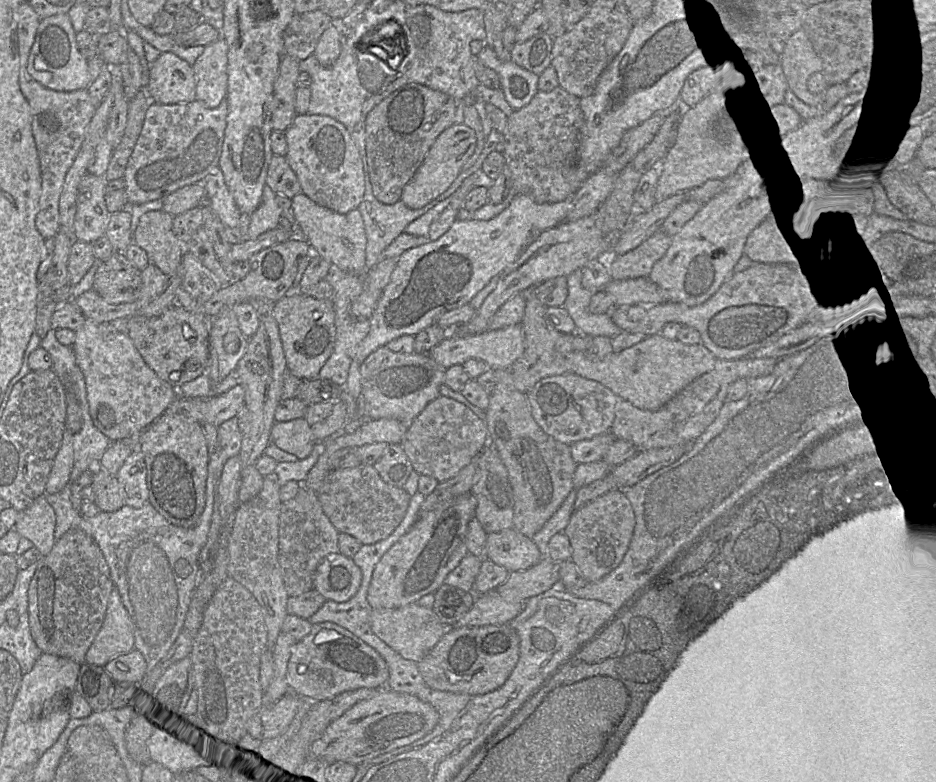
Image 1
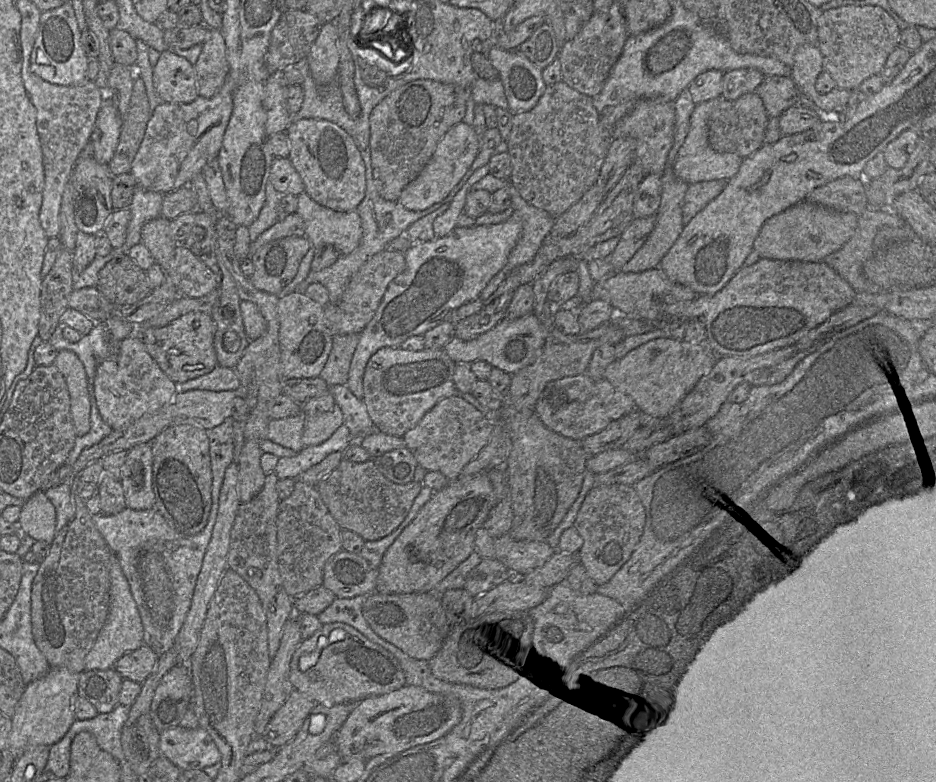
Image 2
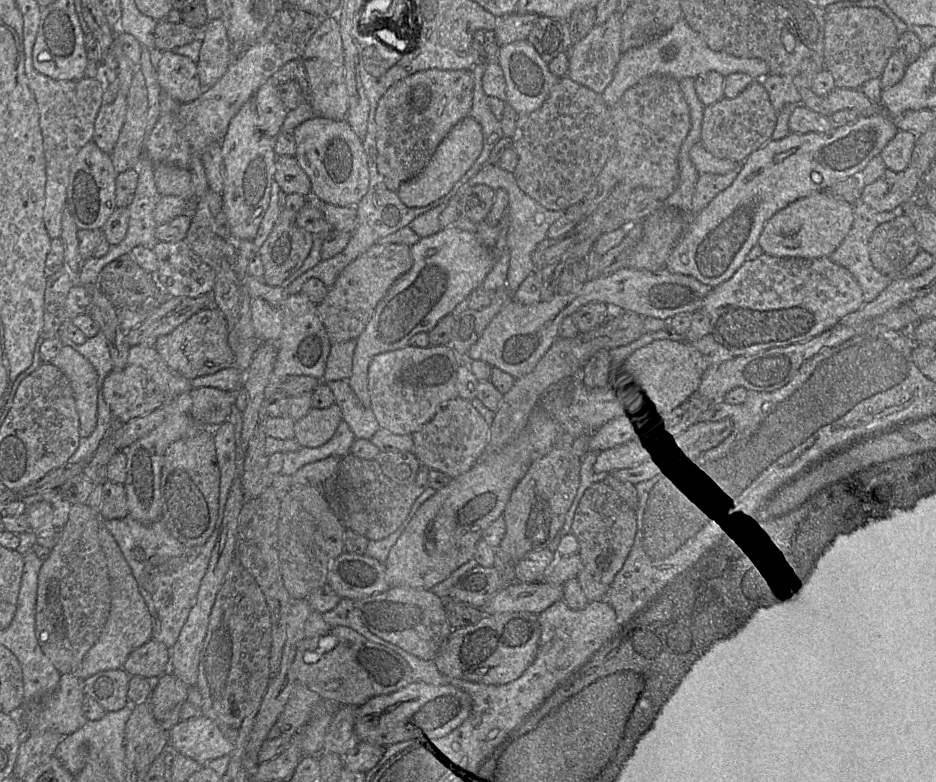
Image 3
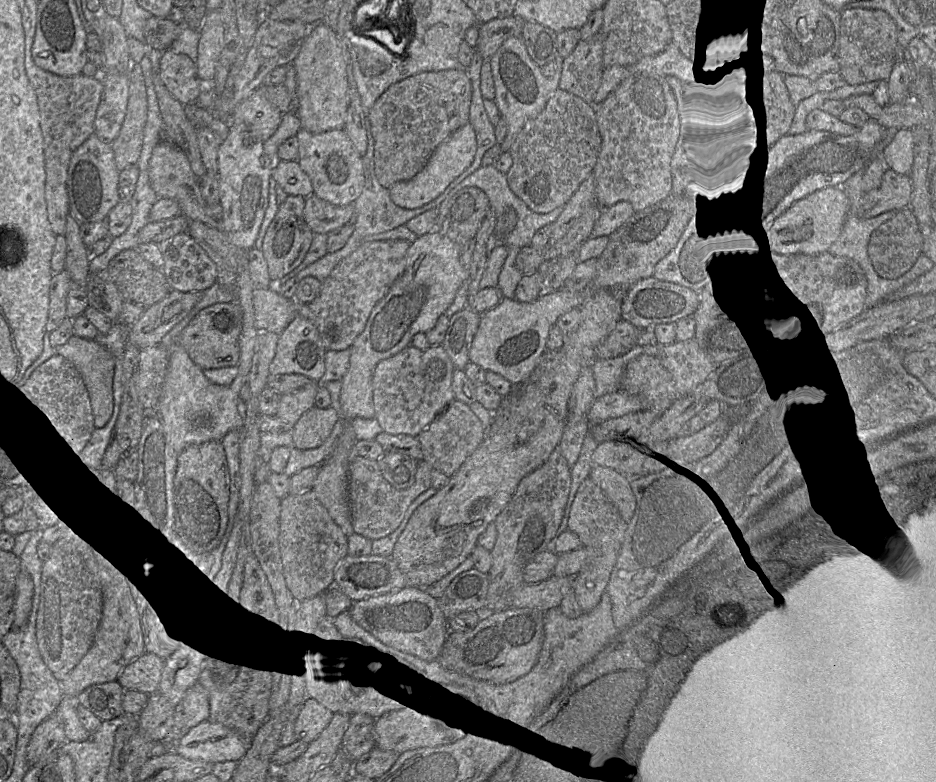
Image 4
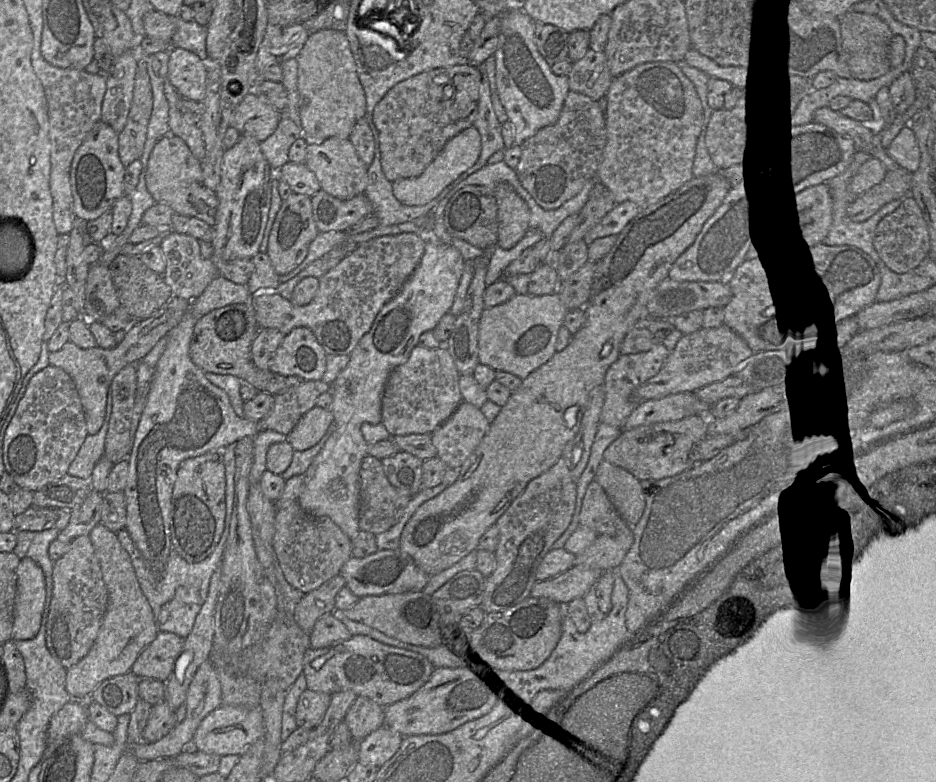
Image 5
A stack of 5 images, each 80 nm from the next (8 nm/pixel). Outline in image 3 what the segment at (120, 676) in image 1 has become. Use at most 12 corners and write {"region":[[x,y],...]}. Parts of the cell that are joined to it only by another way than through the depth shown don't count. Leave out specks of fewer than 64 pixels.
{"region":[[150,639],[127,656],[129,677],[155,681],[167,670],[170,648]]}

